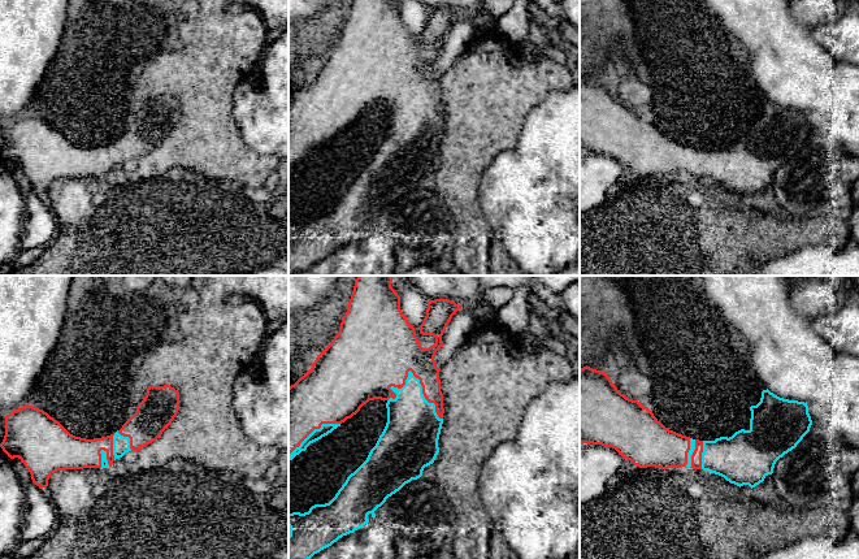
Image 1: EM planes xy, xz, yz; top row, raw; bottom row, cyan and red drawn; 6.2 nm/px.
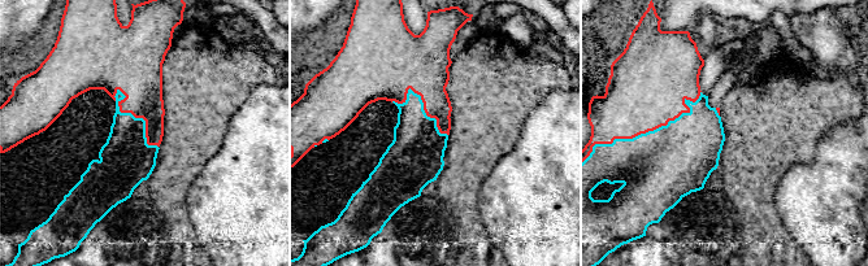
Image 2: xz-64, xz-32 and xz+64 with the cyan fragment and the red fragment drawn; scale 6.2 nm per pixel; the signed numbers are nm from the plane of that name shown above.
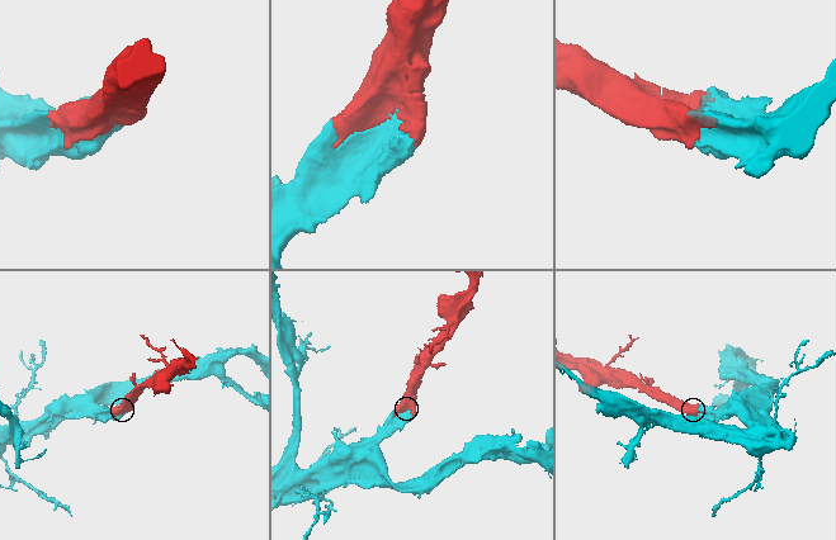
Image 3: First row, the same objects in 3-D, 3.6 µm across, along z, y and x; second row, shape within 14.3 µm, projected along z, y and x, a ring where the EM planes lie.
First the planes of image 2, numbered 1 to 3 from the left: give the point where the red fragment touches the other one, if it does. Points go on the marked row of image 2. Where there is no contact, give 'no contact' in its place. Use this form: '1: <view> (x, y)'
1: xz-64 (138, 118)
2: xz-32 (422, 103)
3: xz+64 (646, 132)

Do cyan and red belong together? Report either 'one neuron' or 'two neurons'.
one neuron

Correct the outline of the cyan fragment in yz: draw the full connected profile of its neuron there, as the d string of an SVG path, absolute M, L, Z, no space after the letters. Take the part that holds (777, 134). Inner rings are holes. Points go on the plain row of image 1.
M587 74L580 78L580 152L612 156L639 177L703 178L739 196L755 196L773 182L780 166L797 156L810 140L812 129L807 112L780 107L768 98L762 100L760 110L750 120L749 139L741 138L729 147L715 150L693 148L665 136L641 110L621 103L604 81Z

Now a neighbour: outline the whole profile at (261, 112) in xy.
M288 26L283 29L282 34L278 39L276 39L273 43L269 43L266 48L264 49L263 57L259 62L260 72L261 72L261 79L257 86L252 86L246 78L243 82L240 82L233 94L233 116L238 127L238 131L243 139L243 142L252 148L259 155L274 155L279 157L281 160L288 159Z

